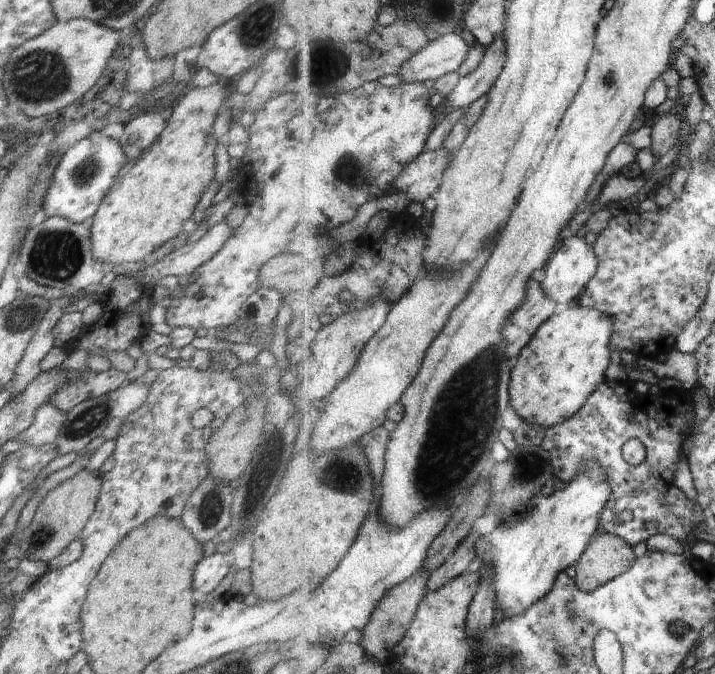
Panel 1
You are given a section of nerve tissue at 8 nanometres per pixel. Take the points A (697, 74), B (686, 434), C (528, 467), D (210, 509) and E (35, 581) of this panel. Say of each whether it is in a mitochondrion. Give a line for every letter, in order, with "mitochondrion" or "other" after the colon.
A: other
B: other
C: mitochondrion
D: mitochondrion
E: other

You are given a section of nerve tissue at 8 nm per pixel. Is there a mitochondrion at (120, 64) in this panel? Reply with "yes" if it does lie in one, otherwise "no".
no

